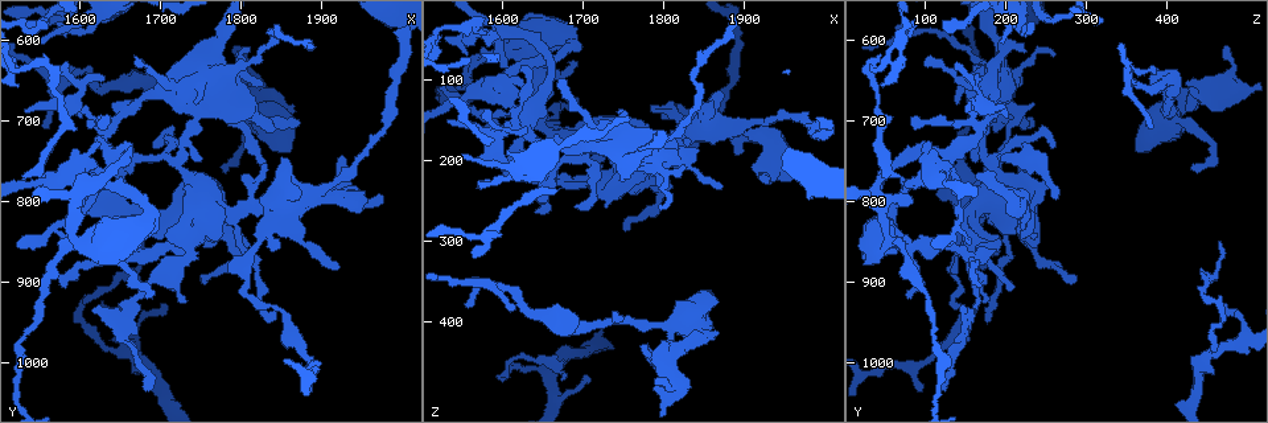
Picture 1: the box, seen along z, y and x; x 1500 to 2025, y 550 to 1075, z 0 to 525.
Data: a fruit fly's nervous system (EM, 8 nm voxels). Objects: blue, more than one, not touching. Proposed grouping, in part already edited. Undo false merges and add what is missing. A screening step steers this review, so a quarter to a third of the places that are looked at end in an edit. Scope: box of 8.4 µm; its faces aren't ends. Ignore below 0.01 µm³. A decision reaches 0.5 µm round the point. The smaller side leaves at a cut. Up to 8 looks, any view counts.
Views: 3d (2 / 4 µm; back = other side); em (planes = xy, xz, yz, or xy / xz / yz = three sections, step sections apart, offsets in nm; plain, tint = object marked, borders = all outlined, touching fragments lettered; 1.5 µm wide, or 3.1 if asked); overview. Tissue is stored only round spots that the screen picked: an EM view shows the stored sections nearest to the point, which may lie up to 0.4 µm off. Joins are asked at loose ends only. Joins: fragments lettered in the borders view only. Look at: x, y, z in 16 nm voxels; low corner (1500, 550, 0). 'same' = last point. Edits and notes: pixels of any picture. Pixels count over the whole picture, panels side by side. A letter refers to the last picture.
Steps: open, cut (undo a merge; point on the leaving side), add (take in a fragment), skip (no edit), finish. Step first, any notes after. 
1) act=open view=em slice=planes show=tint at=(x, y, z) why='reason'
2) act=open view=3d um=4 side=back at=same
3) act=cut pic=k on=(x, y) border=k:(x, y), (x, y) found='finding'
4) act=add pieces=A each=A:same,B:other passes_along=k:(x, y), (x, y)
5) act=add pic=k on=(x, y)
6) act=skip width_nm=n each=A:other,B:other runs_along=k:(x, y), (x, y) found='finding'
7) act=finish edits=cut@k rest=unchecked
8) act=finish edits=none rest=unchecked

act=open view=em slice=planes show=borders at=(1680, 1035, 125) why='an open end'

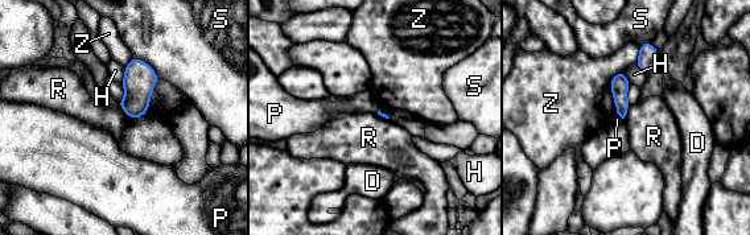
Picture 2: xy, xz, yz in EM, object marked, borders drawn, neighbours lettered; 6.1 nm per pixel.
act=skip each=D:other,H:other,P:other,R:other,S:other,Z:other border=2:(116, 103), (132, 119) found='none of them fits'

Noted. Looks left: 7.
act=open view=3d um=2 at=(1885, 1035, 95) why='free end'

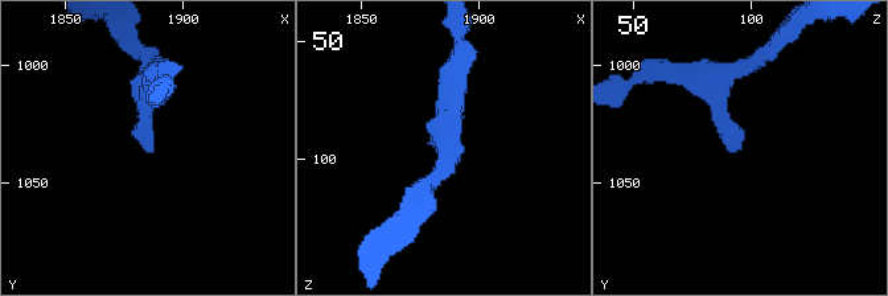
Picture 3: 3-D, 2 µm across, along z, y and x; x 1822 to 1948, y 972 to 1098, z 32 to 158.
act=open view=em slice=planes show=tint at=(1886, 1035, 95) why='shape alone is not enough'

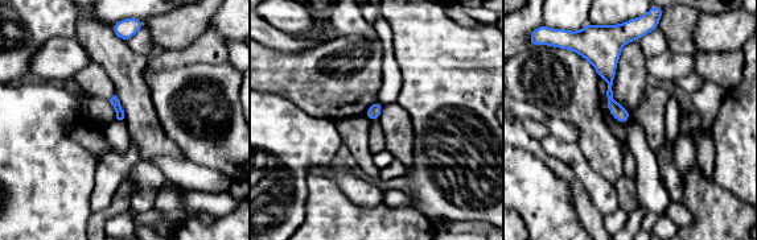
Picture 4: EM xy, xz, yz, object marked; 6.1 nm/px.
act=open view=em slice=planes show=borders at=same

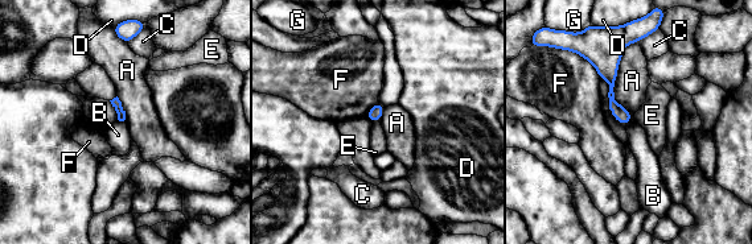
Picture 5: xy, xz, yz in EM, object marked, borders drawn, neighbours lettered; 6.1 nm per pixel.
act=skip each=A:other,B:other,C:other,D:other,E:other,F:other,G:other border=5:(639, 41), (613, 87), (631, 122) found='none of them fits'

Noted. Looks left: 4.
act=open view=3d um=4 side=back at=(1865, 690, 415) why='free end'

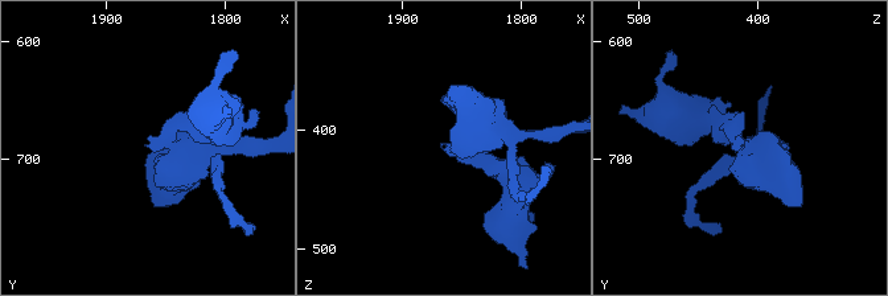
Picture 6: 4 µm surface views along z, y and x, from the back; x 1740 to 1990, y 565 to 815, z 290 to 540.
act=open view=em slice=planes show=borders at=(1868, 688, 414)

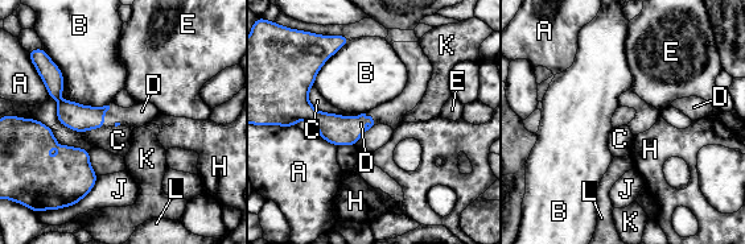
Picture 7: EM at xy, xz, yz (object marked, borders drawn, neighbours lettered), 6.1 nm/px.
act=add pieces=D longest_contact=B:420nm each=A:other,B:other,C:other,D:same,E:other,H:other,J:other,K:other,L:other found='the neuron continues'

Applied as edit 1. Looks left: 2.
act=finish edits=add@7 rest=unchecked

